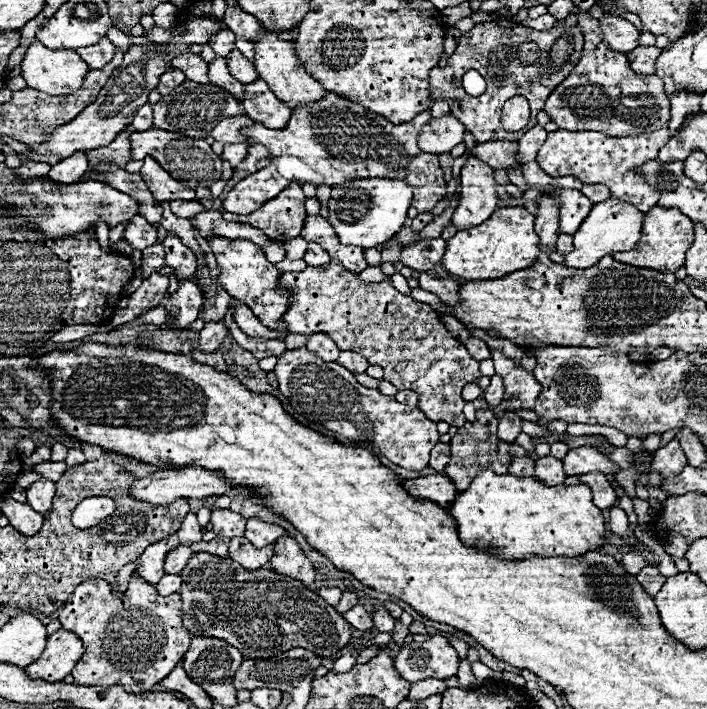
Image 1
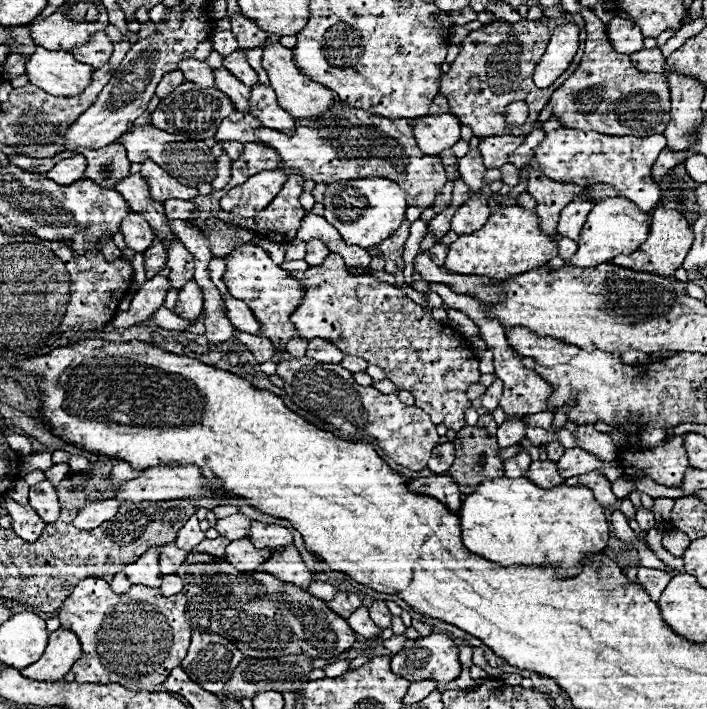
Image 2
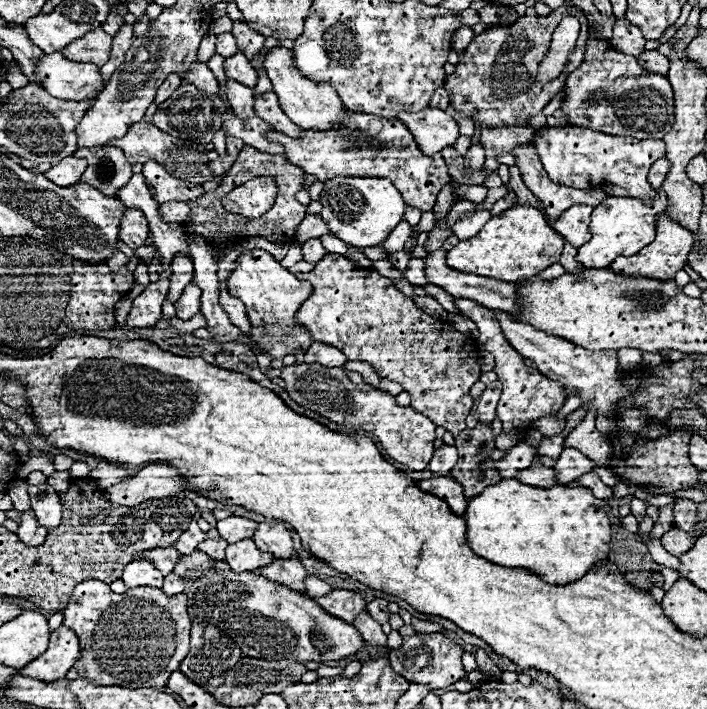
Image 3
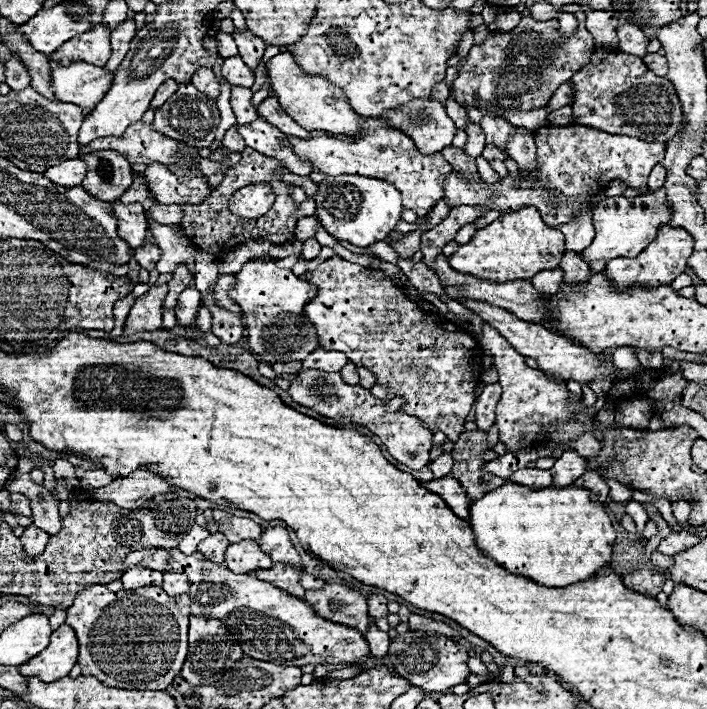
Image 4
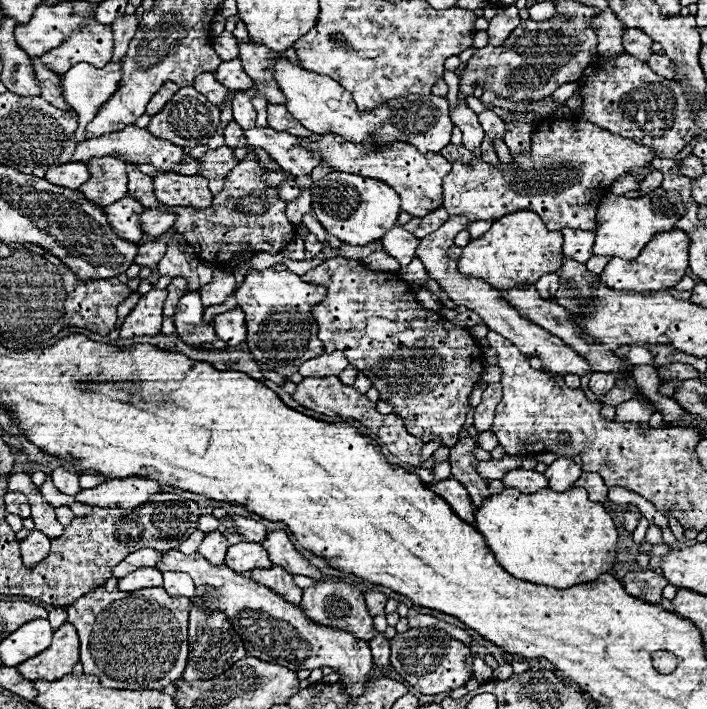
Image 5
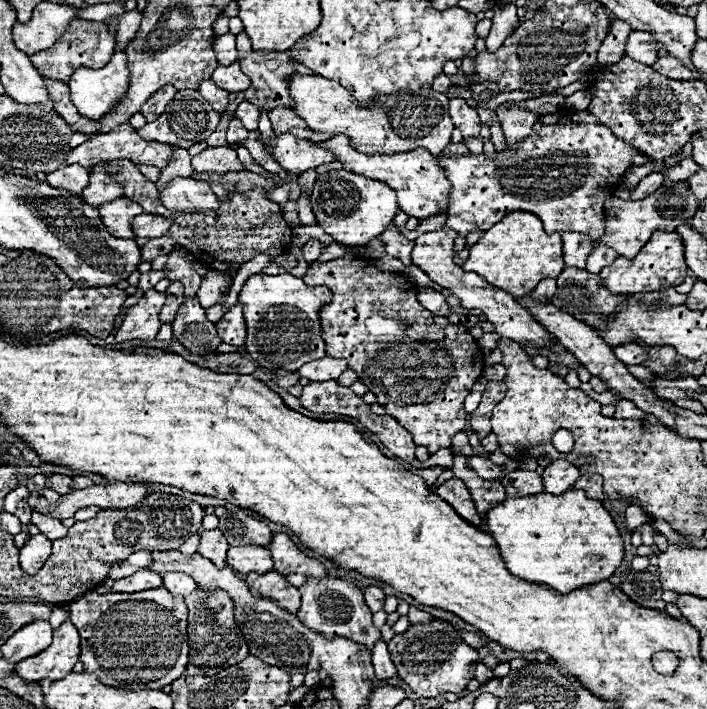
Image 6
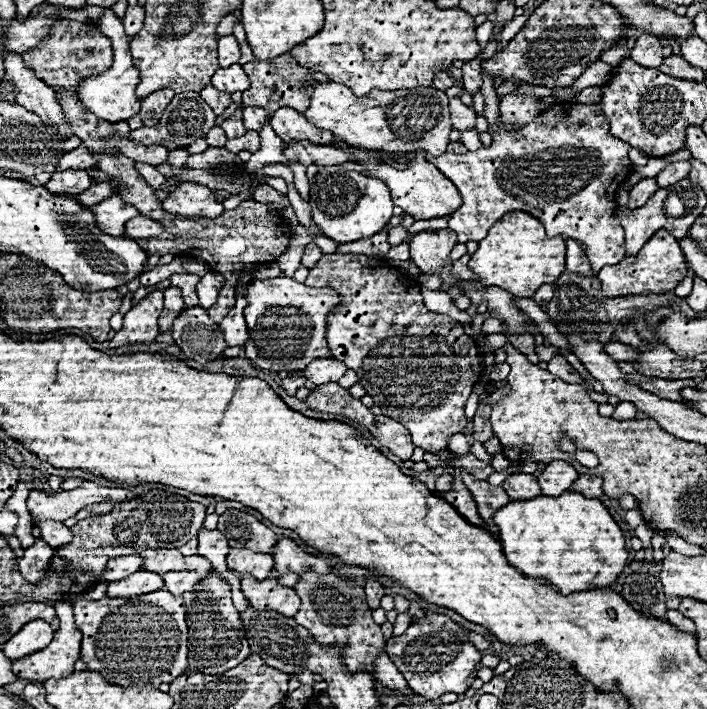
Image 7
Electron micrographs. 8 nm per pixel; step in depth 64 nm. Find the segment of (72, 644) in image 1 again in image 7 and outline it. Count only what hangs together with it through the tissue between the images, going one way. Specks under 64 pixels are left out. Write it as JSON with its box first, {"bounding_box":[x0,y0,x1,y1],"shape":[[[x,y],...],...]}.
{"bounding_box":[12,600,82,684],"shape":[[[60,600],[56,602],[56,614],[60,618],[60,630],[54,632],[54,640],[40,652],[36,654],[28,654],[24,658],[18,658],[12,662],[12,672],[18,678],[30,680],[30,682],[38,682],[44,684],[50,678],[64,678],[68,674],[74,672],[74,662],[80,658],[80,642],[82,642],[82,632],[78,630],[78,626],[74,624],[74,614],[72,614],[72,604],[68,600]]]}

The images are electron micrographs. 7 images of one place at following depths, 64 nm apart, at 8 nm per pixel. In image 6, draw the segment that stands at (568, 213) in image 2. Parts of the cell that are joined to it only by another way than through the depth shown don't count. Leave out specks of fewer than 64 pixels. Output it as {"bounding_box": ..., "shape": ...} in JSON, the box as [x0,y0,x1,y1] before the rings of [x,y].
{"bounding_box":[562,232,592,270],"shape":[[[564,232],[562,240],[564,240],[564,262],[566,262],[566,266],[574,266],[574,268],[584,270],[586,258],[592,250],[590,238],[584,238],[584,234],[576,234],[576,232]]]}

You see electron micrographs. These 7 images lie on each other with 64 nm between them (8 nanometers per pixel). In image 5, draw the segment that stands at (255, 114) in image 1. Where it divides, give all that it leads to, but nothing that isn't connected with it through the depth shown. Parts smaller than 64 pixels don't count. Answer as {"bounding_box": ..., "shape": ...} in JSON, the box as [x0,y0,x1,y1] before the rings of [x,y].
{"bounding_box":[268,104,314,138],"shape":[[[268,104],[268,124],[274,130],[284,130],[284,132],[288,132],[292,136],[298,136],[298,138],[310,138],[310,136],[314,136],[314,132],[310,132],[308,128],[304,128],[286,110],[286,106],[272,106],[272,104]]]}

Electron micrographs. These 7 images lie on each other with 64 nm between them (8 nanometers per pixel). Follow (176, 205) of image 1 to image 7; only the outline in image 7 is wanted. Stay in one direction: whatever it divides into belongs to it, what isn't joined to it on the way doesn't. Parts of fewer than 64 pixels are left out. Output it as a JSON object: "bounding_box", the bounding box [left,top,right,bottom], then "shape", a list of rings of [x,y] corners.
{"bounding_box":[124,216,162,240],"shape":[[[136,216],[132,218],[126,228],[124,228],[124,236],[138,240],[138,238],[152,238],[156,234],[162,232],[162,224],[158,224],[156,220],[150,220],[148,216]]]}

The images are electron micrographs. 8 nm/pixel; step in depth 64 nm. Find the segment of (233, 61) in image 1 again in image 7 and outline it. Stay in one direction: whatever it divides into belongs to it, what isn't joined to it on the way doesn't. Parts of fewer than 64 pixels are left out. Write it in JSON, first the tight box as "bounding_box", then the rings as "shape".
{"bounding_box":[212,64,250,94],"shape":[[[232,64],[228,68],[218,68],[216,70],[216,74],[212,76],[212,86],[220,92],[234,94],[234,92],[244,92],[250,86],[250,82],[248,82],[248,76],[244,74],[242,66]]]}

